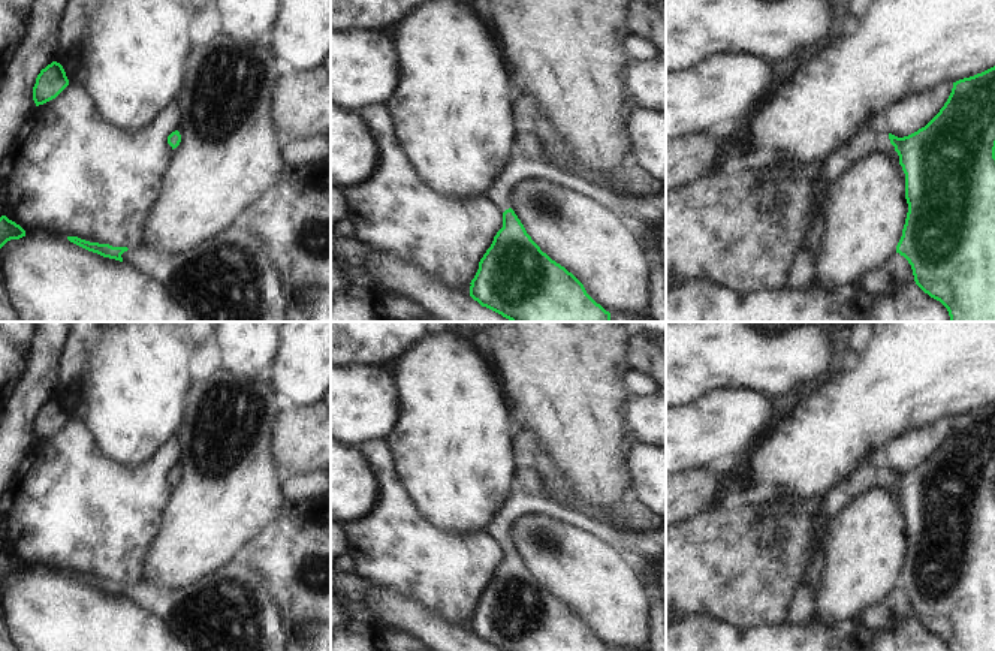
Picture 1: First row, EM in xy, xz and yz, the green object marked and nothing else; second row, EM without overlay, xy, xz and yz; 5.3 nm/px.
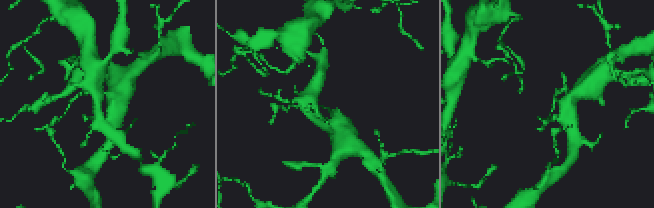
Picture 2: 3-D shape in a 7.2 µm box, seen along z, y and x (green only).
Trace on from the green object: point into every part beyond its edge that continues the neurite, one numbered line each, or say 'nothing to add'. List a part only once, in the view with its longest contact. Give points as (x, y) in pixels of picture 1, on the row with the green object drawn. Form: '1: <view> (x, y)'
1: yz (838, 160).

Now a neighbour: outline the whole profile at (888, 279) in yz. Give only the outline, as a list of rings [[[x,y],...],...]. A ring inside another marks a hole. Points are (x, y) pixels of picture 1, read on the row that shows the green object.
[[[893,253],[883,265],[863,274],[854,286],[866,295],[881,298],[895,295],[902,287],[916,283],[911,265],[899,253]]]

